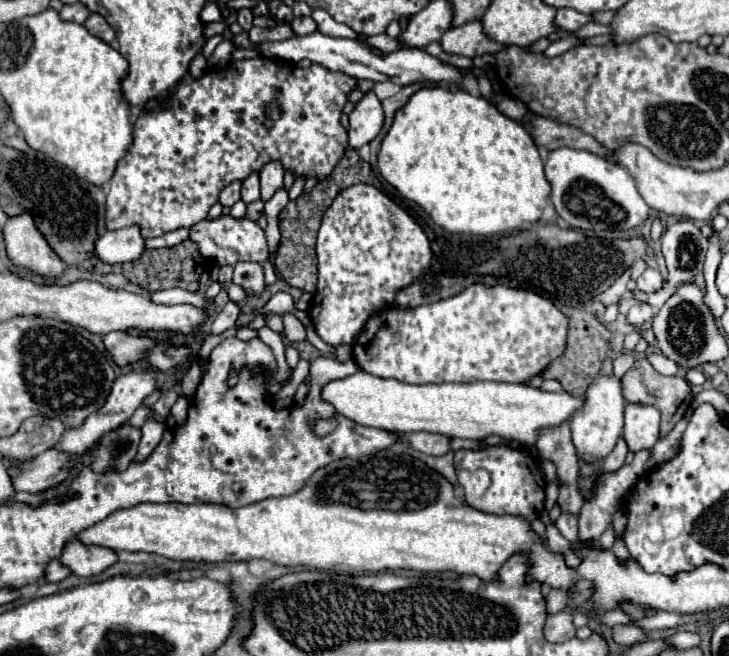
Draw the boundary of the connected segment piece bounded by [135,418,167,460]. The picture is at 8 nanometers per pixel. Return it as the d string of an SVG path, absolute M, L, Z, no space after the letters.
M153 418L145 422L145 426L141 428L143 438L141 438L139 452L137 452L135 460L145 460L145 458L153 452L153 448L161 442L165 428L167 428L167 424L165 424L165 422L159 422L159 420L153 420Z

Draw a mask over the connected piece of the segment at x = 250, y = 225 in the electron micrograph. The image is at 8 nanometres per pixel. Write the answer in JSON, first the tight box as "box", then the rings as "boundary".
{"box":[191,216,269,264],"boundary":[[[219,216],[217,220],[201,220],[199,224],[191,226],[191,240],[197,244],[203,258],[211,258],[217,264],[237,264],[241,260],[259,262],[263,264],[269,260],[269,248],[265,240],[265,232],[259,228],[257,222],[251,222],[247,218],[235,220],[231,216]]]}

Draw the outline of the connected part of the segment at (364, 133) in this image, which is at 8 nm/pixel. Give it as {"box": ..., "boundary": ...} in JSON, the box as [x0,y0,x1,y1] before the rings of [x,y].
{"box":[349,92,383,150],"boundary":[[[367,92],[363,100],[349,114],[349,146],[359,150],[363,144],[369,144],[383,128],[383,108],[375,92]]]}

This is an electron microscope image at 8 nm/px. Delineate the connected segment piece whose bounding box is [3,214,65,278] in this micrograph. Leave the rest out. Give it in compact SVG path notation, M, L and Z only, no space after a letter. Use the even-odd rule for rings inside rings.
M29 214L9 218L3 236L13 266L29 268L43 278L59 278L63 274L65 262L51 250Z

